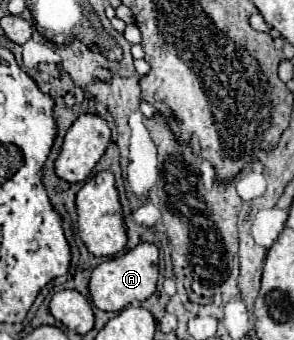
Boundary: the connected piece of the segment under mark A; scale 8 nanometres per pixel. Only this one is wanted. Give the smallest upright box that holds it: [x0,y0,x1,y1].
[89,243,159,311]

